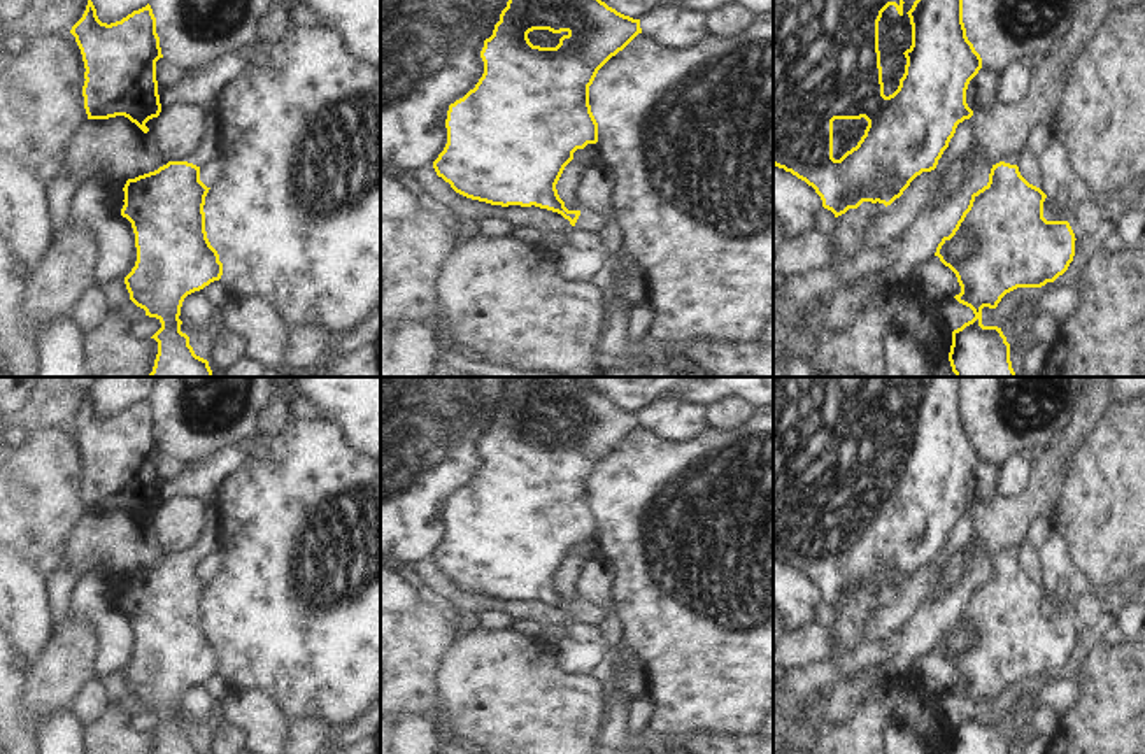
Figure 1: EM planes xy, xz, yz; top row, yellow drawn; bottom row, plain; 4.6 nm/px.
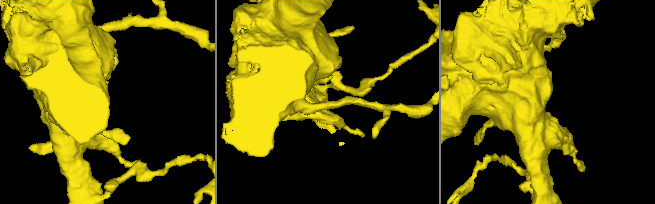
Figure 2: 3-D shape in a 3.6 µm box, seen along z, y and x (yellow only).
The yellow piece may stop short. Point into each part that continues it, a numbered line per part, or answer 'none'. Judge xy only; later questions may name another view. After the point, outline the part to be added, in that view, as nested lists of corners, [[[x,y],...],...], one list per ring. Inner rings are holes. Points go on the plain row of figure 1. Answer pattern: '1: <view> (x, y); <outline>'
1: xy (209, 539); [[[207,501],[205,526],[198,540],[191,547],[188,547],[184,554],[202,559],[219,547],[221,547],[221,510],[212,501]]]

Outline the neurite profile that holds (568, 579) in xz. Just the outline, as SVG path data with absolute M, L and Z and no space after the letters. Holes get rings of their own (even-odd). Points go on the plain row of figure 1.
M572 552L565 559L565 563L556 577L556 582L568 603L582 603L584 601L582 594L580 594L580 579L582 579L586 568L587 568L587 561L575 552Z

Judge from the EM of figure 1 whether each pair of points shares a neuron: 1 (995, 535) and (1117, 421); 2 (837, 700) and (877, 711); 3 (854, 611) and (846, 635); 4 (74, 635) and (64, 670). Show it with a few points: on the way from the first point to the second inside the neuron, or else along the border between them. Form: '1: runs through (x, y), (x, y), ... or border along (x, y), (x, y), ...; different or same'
1: border along (1084, 437), (1066, 460), (1052, 512); different
2: border along (888, 675), (847, 721), (823, 723); different
3: runs through (854, 616), (847, 630); same
4: runs through (74, 644), (69, 661); same

